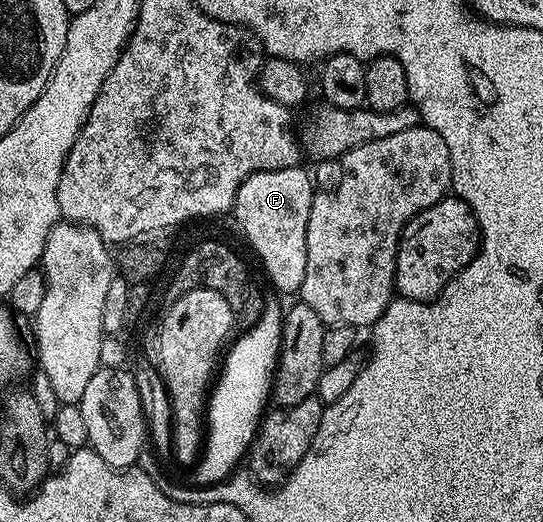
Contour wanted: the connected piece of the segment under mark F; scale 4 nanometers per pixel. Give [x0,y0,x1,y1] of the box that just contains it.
[232,167,316,294]

